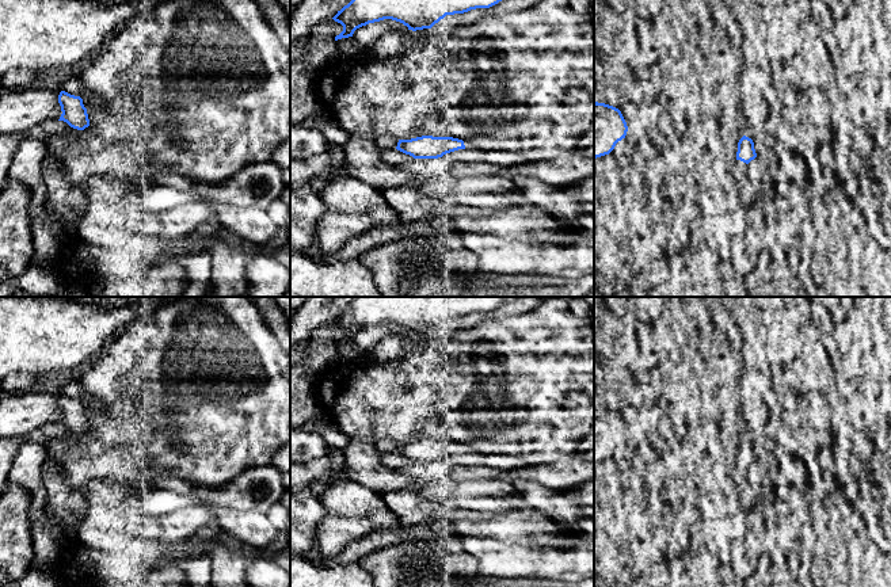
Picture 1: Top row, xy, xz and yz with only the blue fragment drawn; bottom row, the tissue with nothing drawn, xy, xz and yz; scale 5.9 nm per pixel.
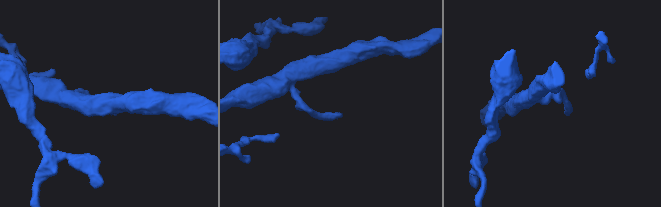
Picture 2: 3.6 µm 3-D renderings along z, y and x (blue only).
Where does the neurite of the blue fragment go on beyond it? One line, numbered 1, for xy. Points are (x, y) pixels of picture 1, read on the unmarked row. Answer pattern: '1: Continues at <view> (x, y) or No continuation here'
1: No continuation here

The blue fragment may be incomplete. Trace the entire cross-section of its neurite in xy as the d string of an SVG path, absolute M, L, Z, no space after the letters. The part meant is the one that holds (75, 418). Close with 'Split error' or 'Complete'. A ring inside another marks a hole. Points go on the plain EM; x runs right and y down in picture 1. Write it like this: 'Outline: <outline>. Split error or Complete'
Outline: M61 394L58 399L58 407L62 415L58 424L64 424L71 431L77 434L84 434L90 430L87 412L84 411L83 403L80 400Z. Complete

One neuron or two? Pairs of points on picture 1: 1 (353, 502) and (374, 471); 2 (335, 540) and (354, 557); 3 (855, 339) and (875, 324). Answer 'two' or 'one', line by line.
1: two
2: two
3: one

